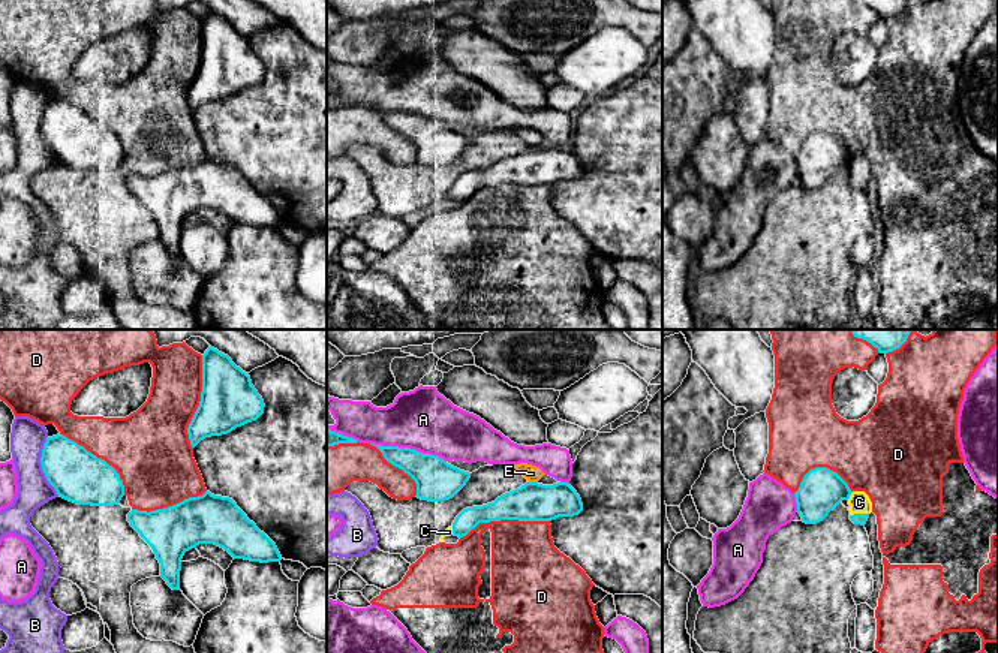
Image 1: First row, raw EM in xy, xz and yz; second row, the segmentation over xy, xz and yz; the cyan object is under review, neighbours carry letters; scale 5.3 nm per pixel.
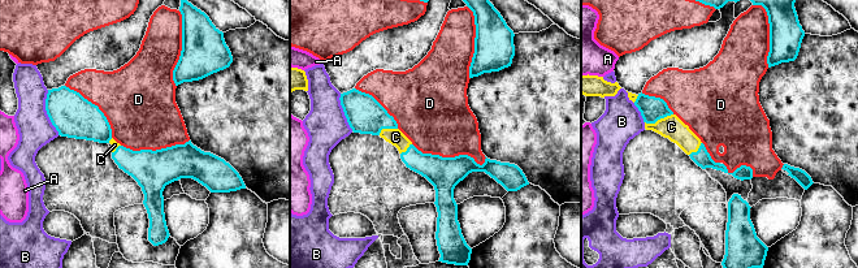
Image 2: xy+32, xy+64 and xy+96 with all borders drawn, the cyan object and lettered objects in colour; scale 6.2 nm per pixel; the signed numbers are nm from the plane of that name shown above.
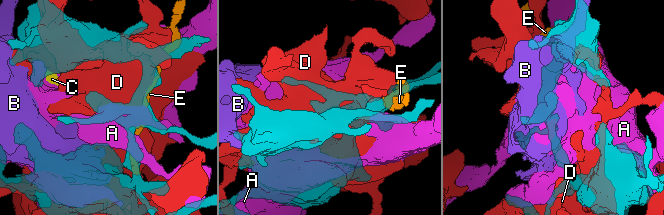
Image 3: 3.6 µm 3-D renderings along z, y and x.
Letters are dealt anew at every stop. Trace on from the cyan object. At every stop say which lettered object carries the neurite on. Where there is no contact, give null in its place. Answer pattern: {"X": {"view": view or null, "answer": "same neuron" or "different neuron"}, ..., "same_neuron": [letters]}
{"A": {"view": "xz", "answer": "different neuron"}, "B": {"view": "xy", "answer": "different neuron"}, "C": {"view": "yz", "answer": "same neuron"}, "D": {"view": "xy", "answer": "different neuron"}, "E": {"view": "xz", "answer": "different neuron"}, "same_neuron": ["C"]}

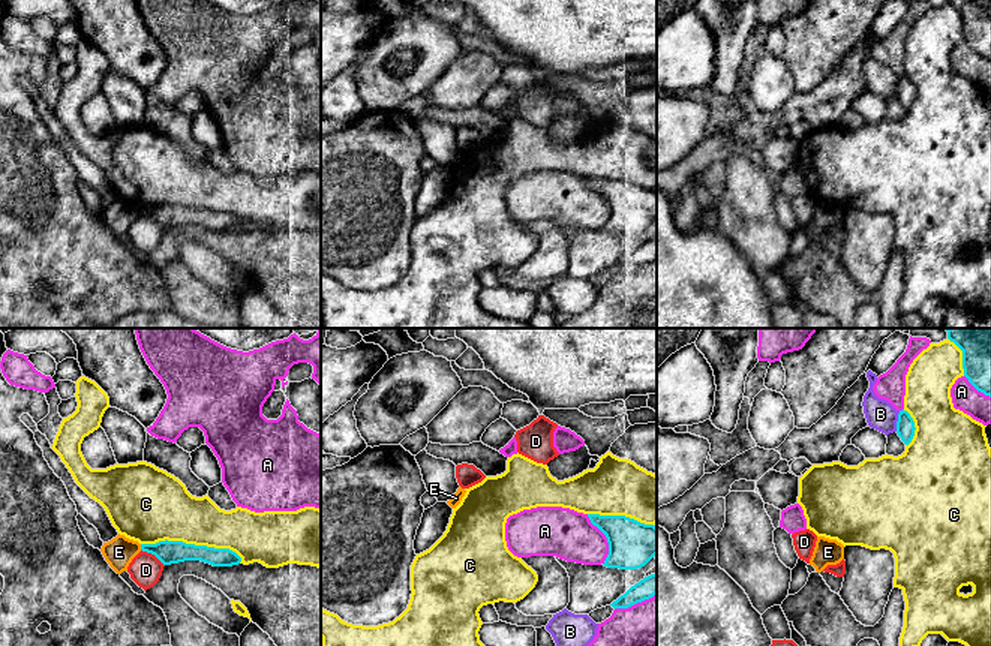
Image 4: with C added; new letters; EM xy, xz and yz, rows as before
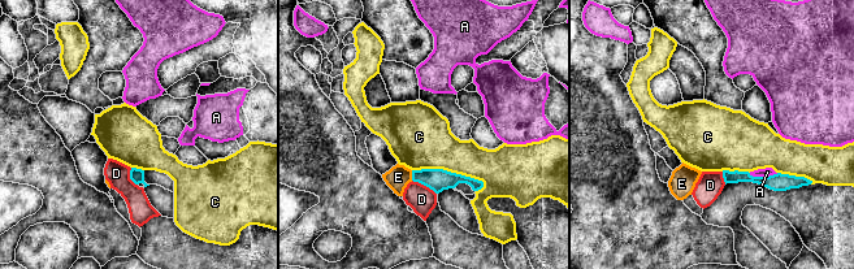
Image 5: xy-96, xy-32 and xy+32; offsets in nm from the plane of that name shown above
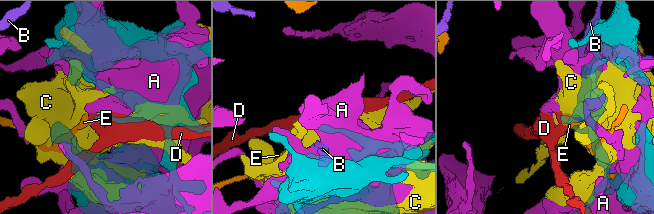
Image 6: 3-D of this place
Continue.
{"A": {"view": "xz", "answer": "different neuron"}, "B": {"view": "yz", "answer": "different neuron"}, "C": {"view": "xy", "answer": "different neuron"}, "D": {"view": "xy", "answer": "different neuron"}, "E": {"view": "xy", "answer": "different neuron"}, "same_neuron": []}

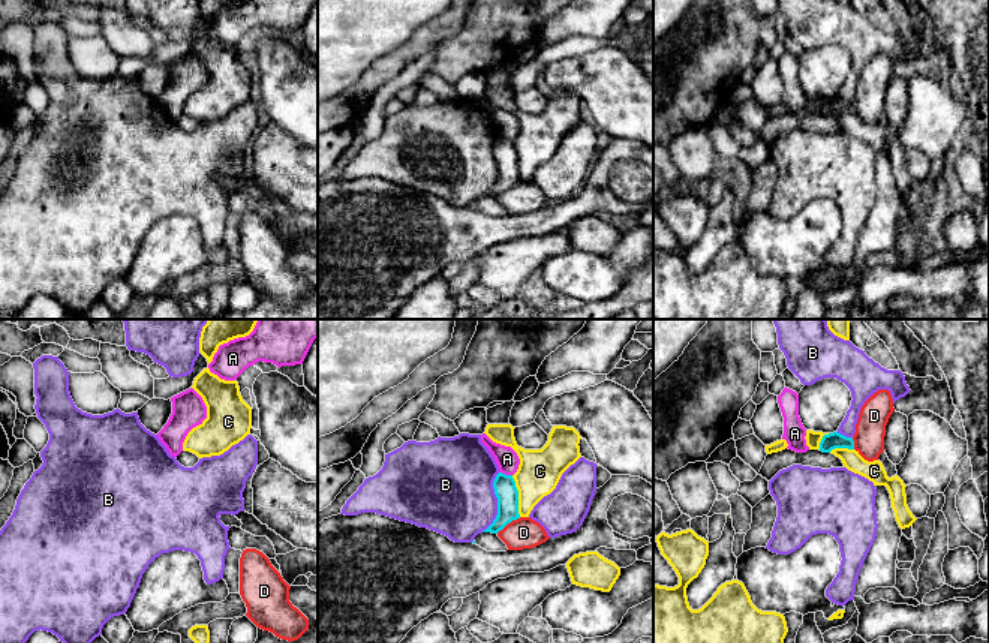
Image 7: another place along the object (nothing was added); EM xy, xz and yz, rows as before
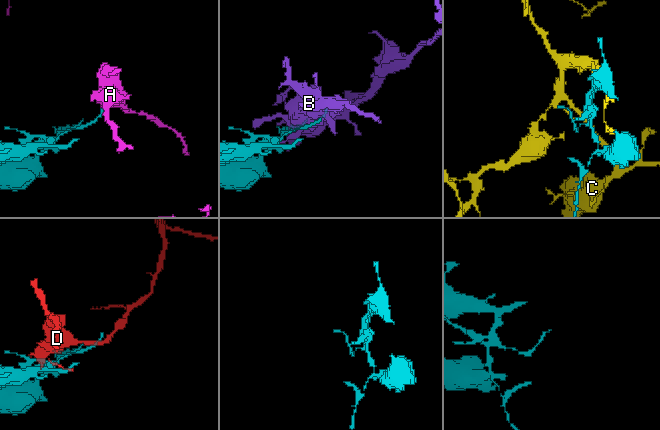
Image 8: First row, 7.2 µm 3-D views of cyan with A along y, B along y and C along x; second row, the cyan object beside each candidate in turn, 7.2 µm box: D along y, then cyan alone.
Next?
{"A": {"view": "xz", "answer": "different neuron"}, "B": {"view": "xz", "answer": "different neuron"}, "C": {"view": "xz", "answer": "different neuron"}, "D": {"view": "xz", "answer": "different neuron"}, "same_neuron": []}

